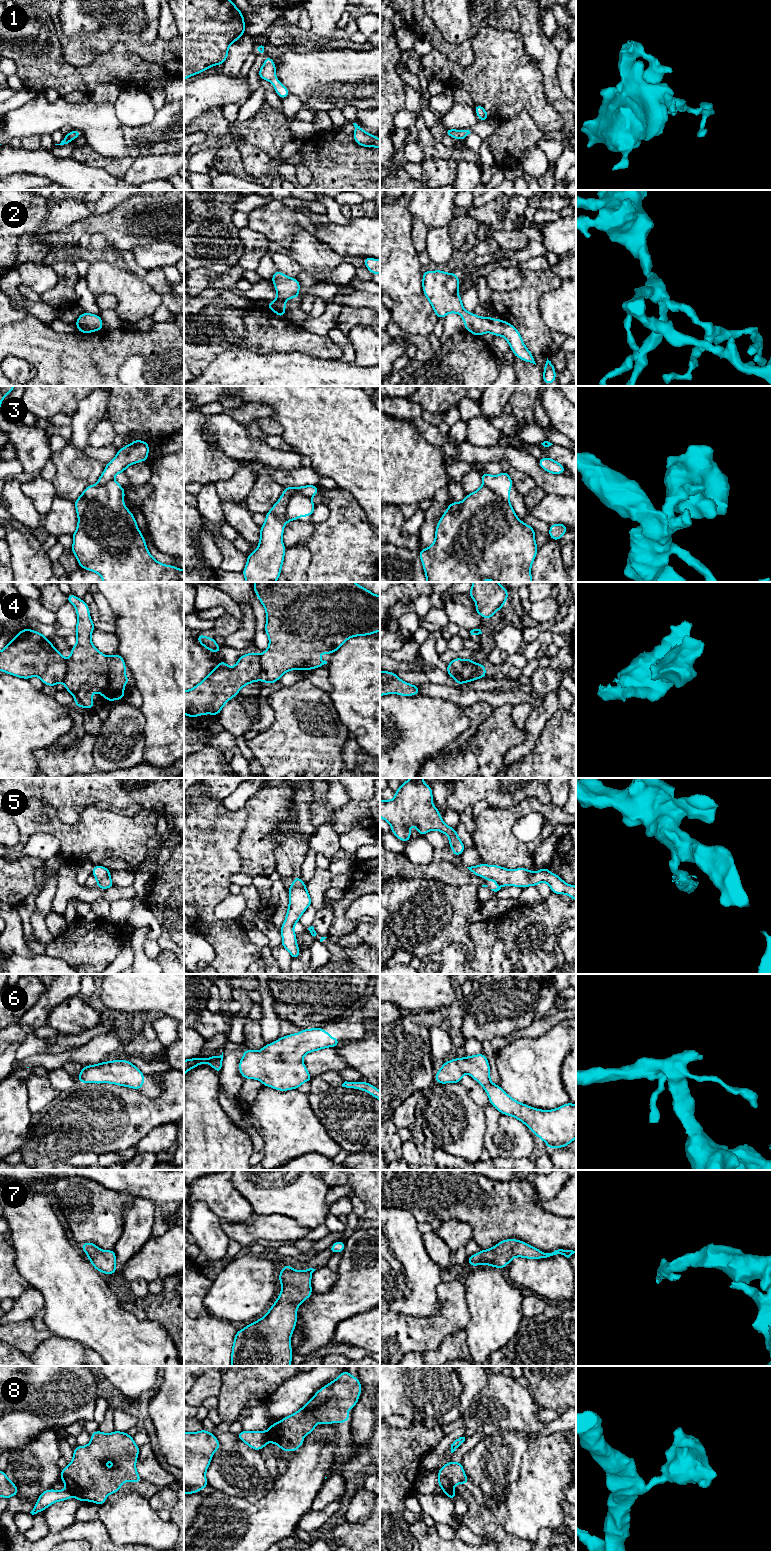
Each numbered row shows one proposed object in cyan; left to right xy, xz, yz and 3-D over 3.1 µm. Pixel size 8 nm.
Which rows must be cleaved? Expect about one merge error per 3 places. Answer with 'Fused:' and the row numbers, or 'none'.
Fused: 3, 4, 5, 8

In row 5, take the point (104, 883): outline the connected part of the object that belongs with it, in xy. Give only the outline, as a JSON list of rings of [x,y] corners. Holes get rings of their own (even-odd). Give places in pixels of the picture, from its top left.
[[[110,876],[109,877],[104,877],[104,878],[96,878],[97,881],[97,886],[100,889],[106,890],[110,887],[115,886],[114,883],[112,882]]]

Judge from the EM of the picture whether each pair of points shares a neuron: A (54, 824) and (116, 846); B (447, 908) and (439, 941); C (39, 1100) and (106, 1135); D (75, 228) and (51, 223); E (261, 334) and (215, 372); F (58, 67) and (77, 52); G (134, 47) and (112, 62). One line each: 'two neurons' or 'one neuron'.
A: one neuron
B: one neuron
C: two neurons
D: two neurons
E: two neurons
F: two neurons
G: two neurons

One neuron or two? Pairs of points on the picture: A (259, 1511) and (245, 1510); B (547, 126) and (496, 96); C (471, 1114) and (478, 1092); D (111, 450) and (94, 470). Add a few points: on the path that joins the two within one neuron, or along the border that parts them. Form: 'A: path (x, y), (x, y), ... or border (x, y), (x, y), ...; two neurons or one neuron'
A: path (256, 1511), (248, 1511); one neuron
B: path (538, 112), (522, 96), (510, 96); one neuron
C: border (461, 1083), (466, 1093), (483, 1108); two neurons
D: border (83, 451), (88, 456), (105, 464); two neurons

